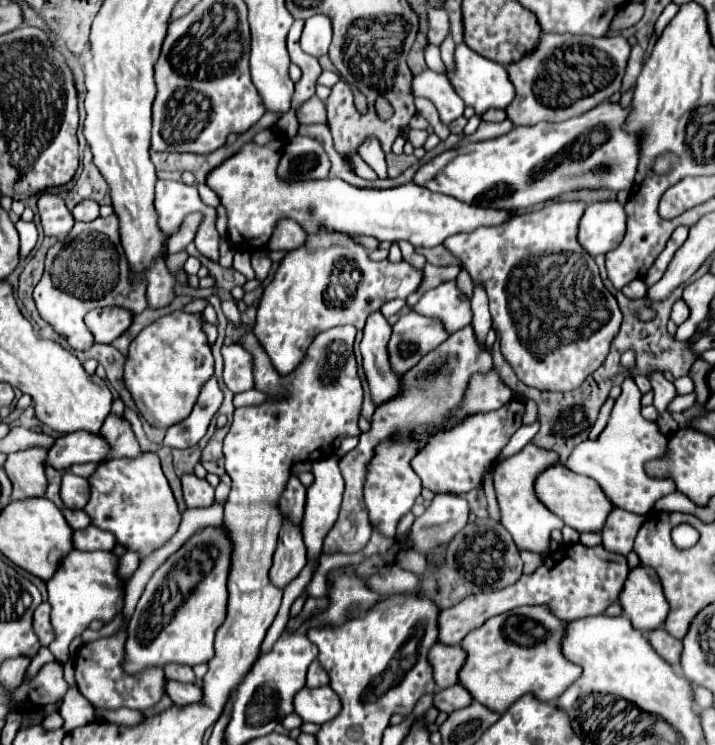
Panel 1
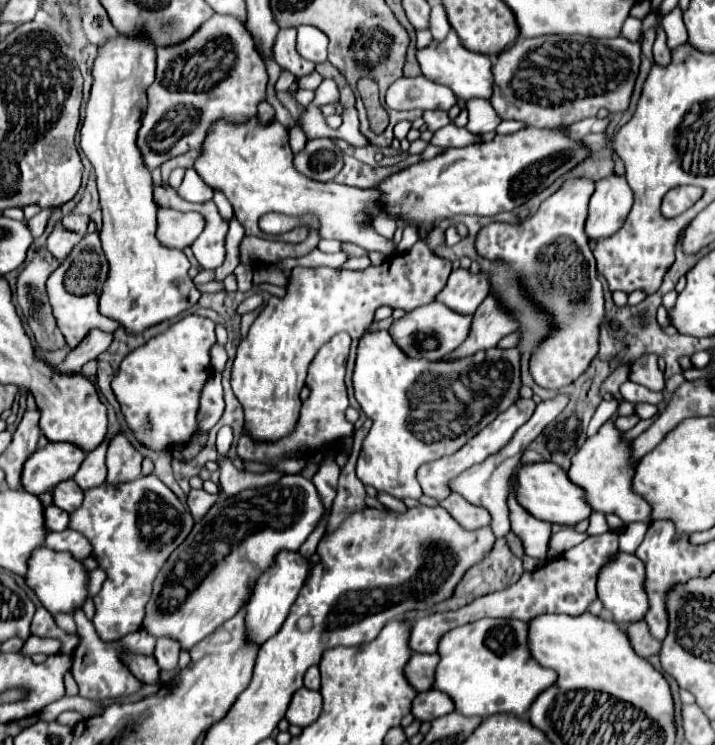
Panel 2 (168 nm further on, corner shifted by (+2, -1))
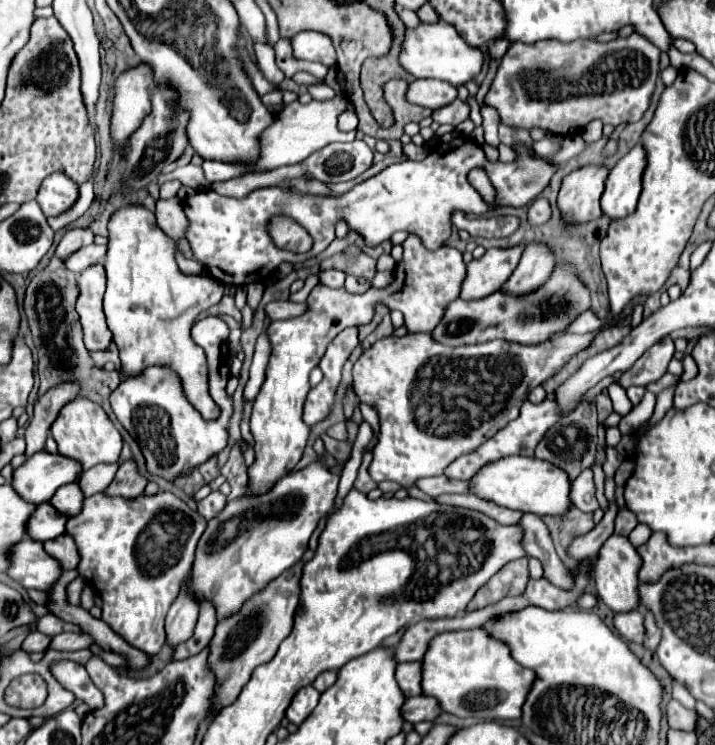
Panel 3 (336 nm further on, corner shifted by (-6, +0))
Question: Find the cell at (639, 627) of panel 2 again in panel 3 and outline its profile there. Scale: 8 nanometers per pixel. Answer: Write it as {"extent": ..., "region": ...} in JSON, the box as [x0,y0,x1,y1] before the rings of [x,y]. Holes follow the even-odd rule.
{"extent":[613,610,645,644],"region":[[[631,610],[627,614],[615,614],[613,624],[617,628],[617,632],[627,640],[627,642],[637,642],[643,644],[645,642],[645,626],[643,626],[643,612],[641,610]]]}

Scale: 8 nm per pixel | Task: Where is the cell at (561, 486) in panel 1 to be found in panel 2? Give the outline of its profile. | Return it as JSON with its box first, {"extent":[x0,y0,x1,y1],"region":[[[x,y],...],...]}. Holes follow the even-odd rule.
{"extent":[515,461,591,525],"region":[[[549,461],[539,463],[521,463],[515,473],[515,499],[521,503],[521,507],[531,513],[533,517],[547,521],[547,523],[559,523],[559,525],[577,525],[579,521],[587,519],[591,515],[589,505],[583,501],[583,489],[573,485],[567,477],[567,473]]]}

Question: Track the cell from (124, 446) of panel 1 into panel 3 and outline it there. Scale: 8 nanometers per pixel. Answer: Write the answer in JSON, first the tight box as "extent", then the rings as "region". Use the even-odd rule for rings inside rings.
{"extent":[105,458,147,498],"region":[[[131,458],[131,460],[125,460],[119,466],[119,470],[115,474],[115,480],[109,484],[109,488],[105,492],[115,494],[115,496],[123,496],[123,498],[135,498],[135,496],[143,494],[145,484],[147,484],[147,478],[139,474],[137,464]]]}

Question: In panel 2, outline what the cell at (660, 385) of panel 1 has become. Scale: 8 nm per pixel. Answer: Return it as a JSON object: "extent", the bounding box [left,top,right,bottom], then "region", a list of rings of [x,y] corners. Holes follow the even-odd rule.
{"extent":[629,353,665,391],"region":[[[647,353],[647,357],[639,357],[639,361],[633,361],[629,367],[629,381],[645,385],[651,391],[661,391],[665,385],[663,371],[657,365],[655,353]]]}

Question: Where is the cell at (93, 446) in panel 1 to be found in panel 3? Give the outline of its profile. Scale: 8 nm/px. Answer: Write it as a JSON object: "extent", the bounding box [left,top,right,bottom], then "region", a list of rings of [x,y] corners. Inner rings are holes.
{"extent":[13,450,81,504],"region":[[[41,450],[13,472],[13,486],[27,502],[43,504],[53,498],[59,486],[75,482],[81,472],[77,460]]]}

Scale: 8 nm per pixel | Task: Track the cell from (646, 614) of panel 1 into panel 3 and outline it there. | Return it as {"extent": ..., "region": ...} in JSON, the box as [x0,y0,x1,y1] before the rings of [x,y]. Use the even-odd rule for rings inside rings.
{"extent":[595,536,643,612],"region":[[[609,536],[607,542],[601,546],[597,562],[595,562],[595,584],[597,584],[597,594],[599,598],[613,610],[613,612],[631,612],[635,608],[639,608],[639,568],[641,568],[643,560],[637,552],[637,548],[633,548],[633,544],[625,538],[625,536]]]}

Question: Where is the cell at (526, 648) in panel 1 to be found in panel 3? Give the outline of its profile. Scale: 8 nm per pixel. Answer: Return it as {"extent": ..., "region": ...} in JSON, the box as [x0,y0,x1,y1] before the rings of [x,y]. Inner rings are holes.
{"extent":[423,628,535,720],"region":[[[485,628],[475,630],[457,630],[443,632],[431,640],[429,650],[423,658],[423,694],[435,696],[441,702],[445,712],[451,712],[461,718],[479,718],[479,720],[517,720],[521,718],[521,708],[525,698],[535,682],[535,672],[529,668],[521,668],[511,656],[511,648],[493,638]]]}

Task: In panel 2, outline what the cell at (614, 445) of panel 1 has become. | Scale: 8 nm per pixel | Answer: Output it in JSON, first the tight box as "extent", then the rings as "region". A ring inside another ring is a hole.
{"extent":[567,421,651,525],"region":[[[607,421],[601,427],[601,431],[595,437],[589,437],[587,443],[571,459],[571,469],[567,475],[575,485],[585,489],[587,505],[591,505],[593,511],[617,513],[617,517],[621,517],[625,525],[633,521],[649,523],[649,517],[651,517],[649,503],[637,493],[633,493],[631,489],[631,477],[635,471],[635,467],[627,459],[631,455],[631,443],[625,443],[621,435],[623,433],[615,429],[613,421]]]}

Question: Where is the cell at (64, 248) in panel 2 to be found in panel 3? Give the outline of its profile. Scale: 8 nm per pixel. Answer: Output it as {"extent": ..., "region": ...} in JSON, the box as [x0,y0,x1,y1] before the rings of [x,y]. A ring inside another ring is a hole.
{"extent":[65,244,107,274],"region":[[[99,244],[83,246],[83,248],[79,248],[77,252],[73,252],[71,256],[65,258],[65,266],[67,266],[71,272],[79,274],[79,272],[83,272],[87,266],[91,266],[91,264],[95,264],[95,262],[103,262],[105,250],[107,250],[107,248],[105,248],[105,246],[99,246]]]}

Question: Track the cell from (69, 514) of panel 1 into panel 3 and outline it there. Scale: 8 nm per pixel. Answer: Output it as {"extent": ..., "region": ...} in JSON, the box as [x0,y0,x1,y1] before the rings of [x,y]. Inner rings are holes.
{"extent":[27,502,67,542],"region":[[[49,502],[39,504],[37,510],[33,512],[29,524],[27,524],[27,534],[33,540],[45,542],[45,540],[51,540],[55,536],[61,536],[65,532],[65,524],[67,524],[65,514],[55,512],[55,508]]]}

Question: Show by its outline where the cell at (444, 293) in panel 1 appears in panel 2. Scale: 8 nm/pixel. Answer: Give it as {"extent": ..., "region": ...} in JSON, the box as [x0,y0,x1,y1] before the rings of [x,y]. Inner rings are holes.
{"extent":[437,267,491,315],"region":[[[457,267],[449,275],[445,289],[437,295],[437,301],[445,303],[453,311],[471,315],[483,303],[489,291],[491,291],[491,279],[485,271],[471,273],[469,269]]]}

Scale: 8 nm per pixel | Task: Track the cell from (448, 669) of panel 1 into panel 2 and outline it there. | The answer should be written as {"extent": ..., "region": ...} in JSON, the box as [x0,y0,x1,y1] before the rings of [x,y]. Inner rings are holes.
{"extent":[405,653,439,693],"region":[[[413,653],[413,657],[405,665],[405,677],[417,693],[429,691],[433,687],[433,675],[435,675],[437,663],[439,663],[437,653],[433,653],[433,655]]]}

